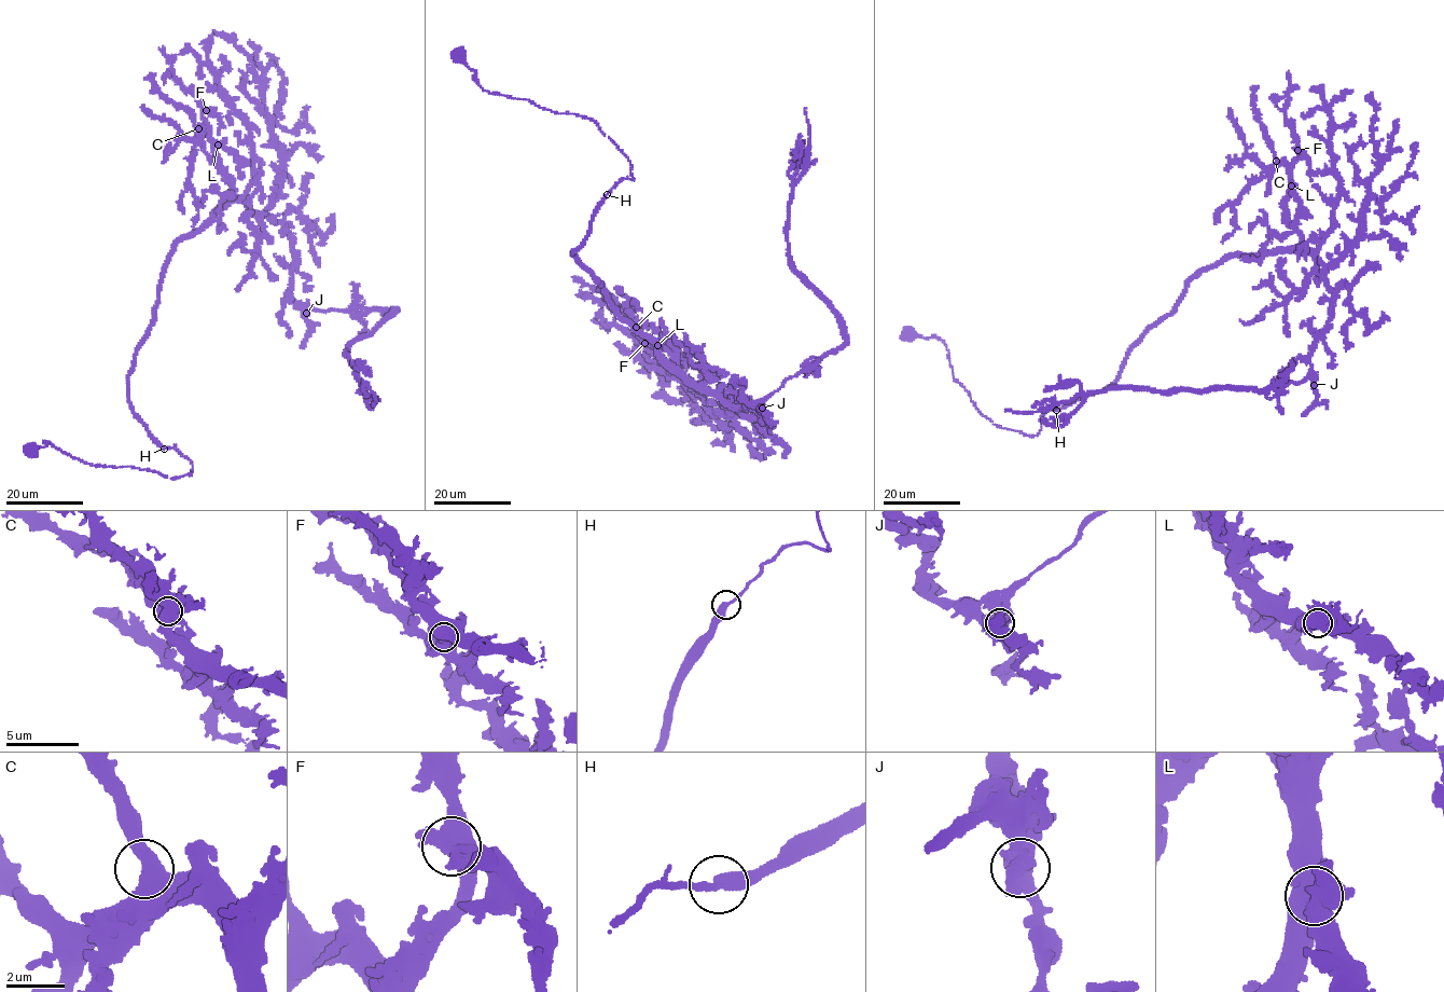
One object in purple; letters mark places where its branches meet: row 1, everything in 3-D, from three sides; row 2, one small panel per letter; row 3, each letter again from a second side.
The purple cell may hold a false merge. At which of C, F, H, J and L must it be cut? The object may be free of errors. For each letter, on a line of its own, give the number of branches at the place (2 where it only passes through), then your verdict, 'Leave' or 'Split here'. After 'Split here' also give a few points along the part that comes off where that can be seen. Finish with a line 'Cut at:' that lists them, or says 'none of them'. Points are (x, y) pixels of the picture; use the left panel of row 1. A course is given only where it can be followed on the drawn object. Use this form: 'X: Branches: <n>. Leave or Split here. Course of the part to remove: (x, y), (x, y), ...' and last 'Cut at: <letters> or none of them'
C: Branches: 2. Leave
F: Branches: 3. Leave
H: Branches: 2. Leave
J: Branches: 3. Split here. Course of the part to remove: (305, 313), (307, 307), (396, 308), (346, 350), (374, 404)
L: Branches: 3. Leave
Cut at: J

